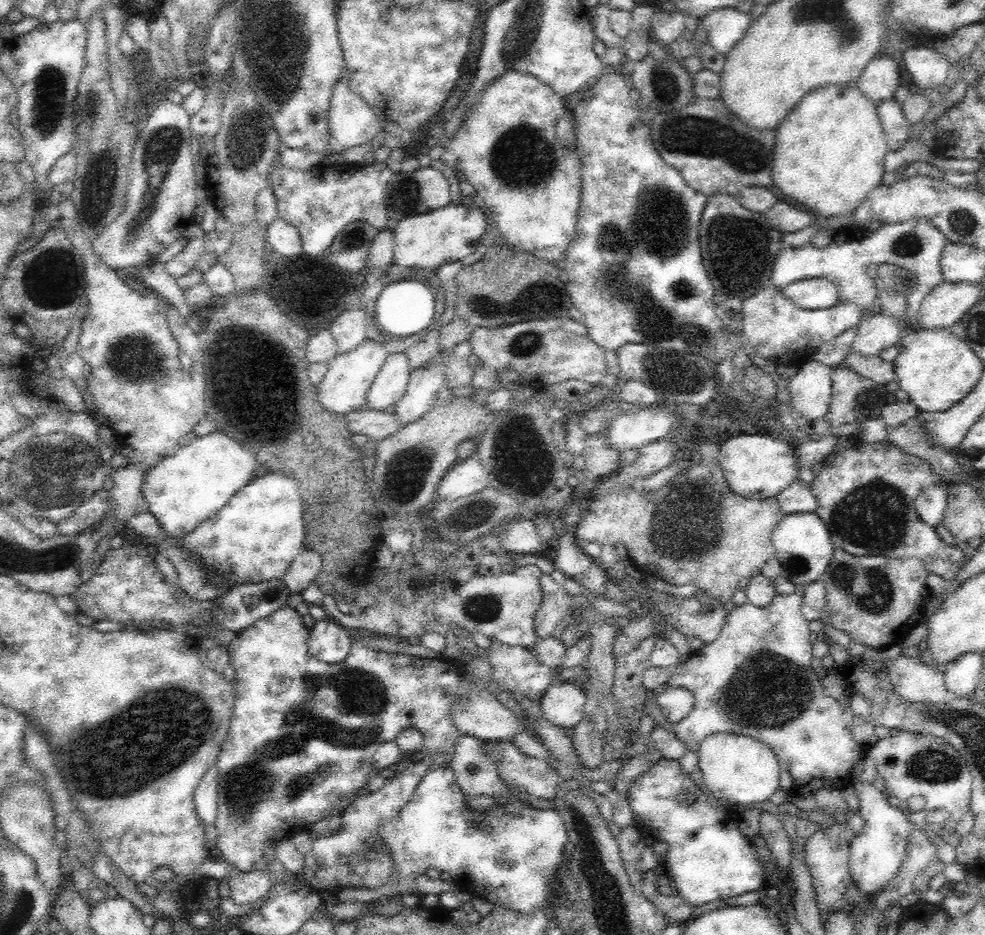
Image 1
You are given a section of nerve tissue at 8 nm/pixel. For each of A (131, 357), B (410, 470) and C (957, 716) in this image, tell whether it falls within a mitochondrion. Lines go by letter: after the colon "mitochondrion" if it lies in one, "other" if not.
A: mitochondrion
B: mitochondrion
C: other

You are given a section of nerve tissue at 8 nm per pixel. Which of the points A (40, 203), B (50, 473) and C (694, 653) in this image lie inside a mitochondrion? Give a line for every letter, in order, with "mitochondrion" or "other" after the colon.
A: other
B: mitochondrion
C: other

